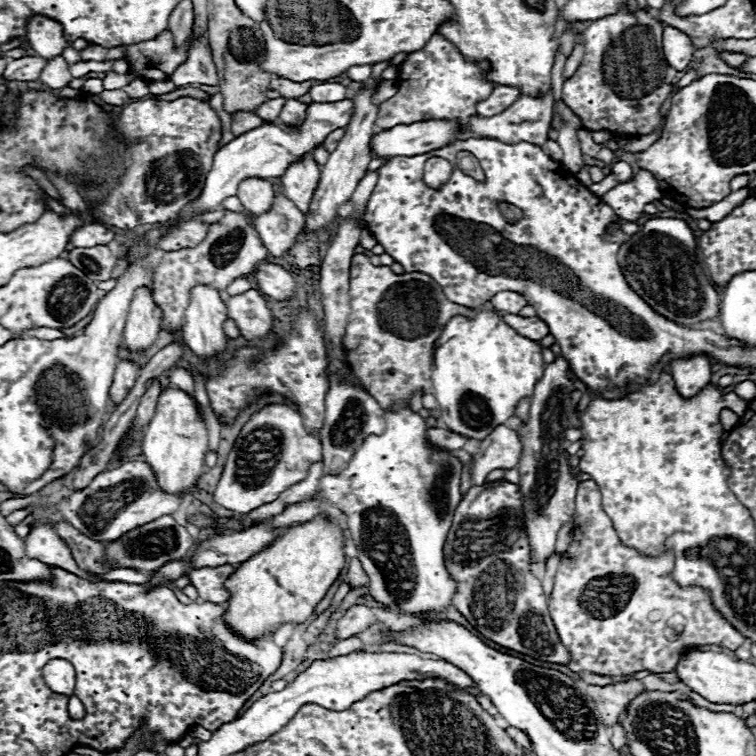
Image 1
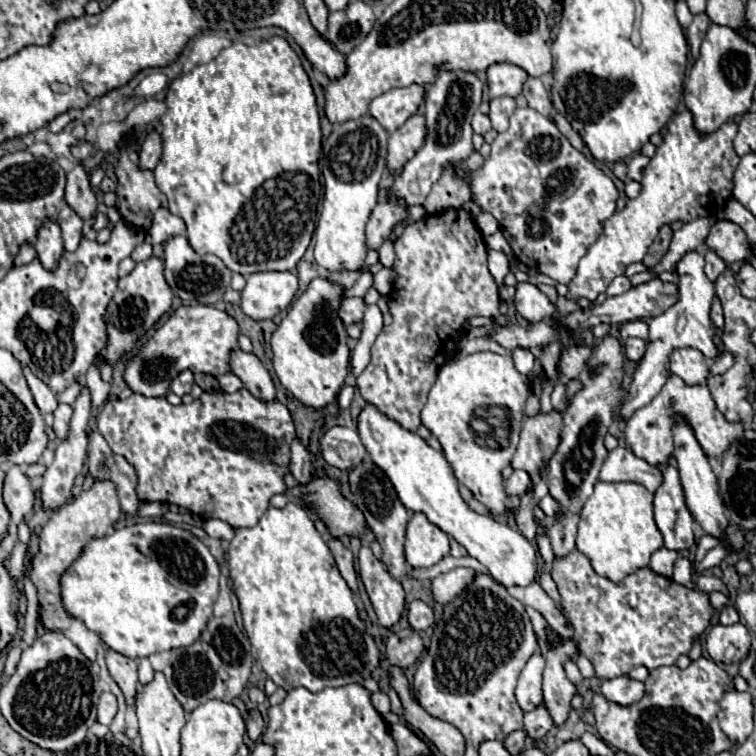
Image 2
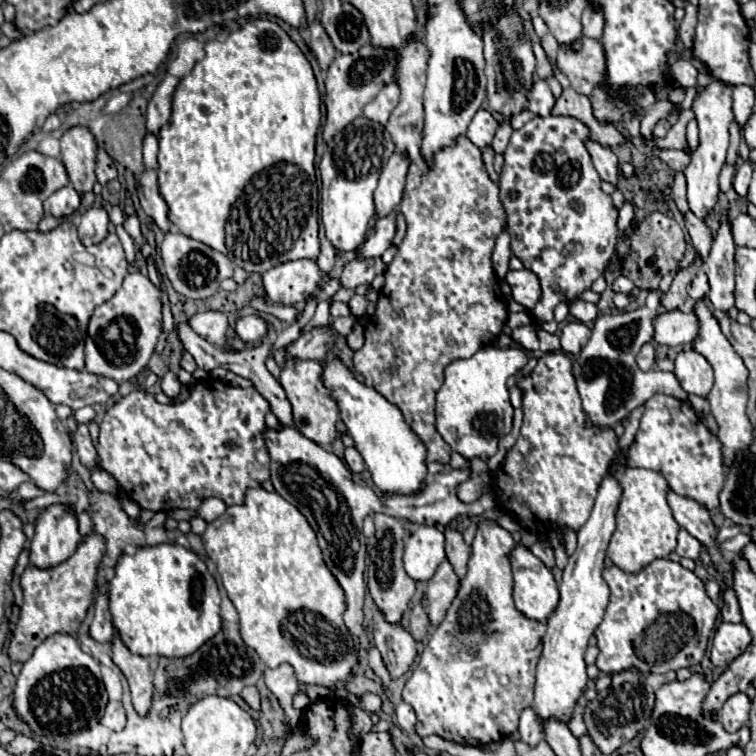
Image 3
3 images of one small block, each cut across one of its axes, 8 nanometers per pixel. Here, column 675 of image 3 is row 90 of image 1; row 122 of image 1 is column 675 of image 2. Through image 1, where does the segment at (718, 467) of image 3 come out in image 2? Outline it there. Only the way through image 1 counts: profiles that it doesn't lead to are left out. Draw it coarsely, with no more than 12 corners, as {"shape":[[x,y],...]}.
{"shape":[[670,376],[626,422],[626,444],[648,464],[672,454],[682,414],[708,458],[742,432],[724,422],[706,384]]}

